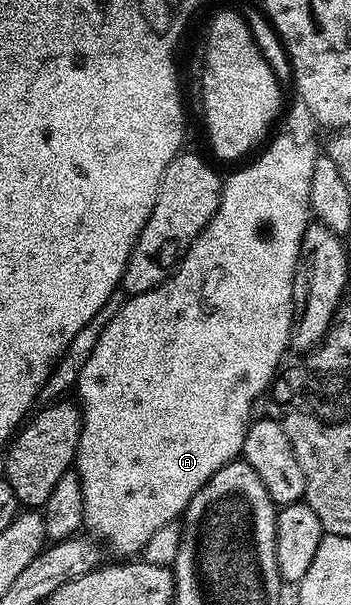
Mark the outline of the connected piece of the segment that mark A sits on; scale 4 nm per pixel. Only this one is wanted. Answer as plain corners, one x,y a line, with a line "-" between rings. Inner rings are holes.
282,134
255,162
247,161
245,163
247,166
243,170
230,175
227,173
222,184
220,204
212,220
208,220
198,239
186,250
182,261
166,281
161,282
156,288
127,297
124,308
120,308
120,312
116,312
116,316
108,320
100,340
96,340
96,348
92,348
92,356
88,356
88,364
84,364
84,372
80,372
76,402
82,412
82,431
73,469
82,485
86,517
84,526
95,539
103,543
106,541
116,553
122,554
118,556
141,555
148,540
160,528
169,522
179,521
185,515
186,506
192,500
192,496
196,496
196,492
204,488
209,478
216,476
220,468
235,461
242,453
244,436
255,413
254,401
269,391
270,384
278,373
278,367
287,357
290,346
290,329
294,323
292,284
296,260
300,256
300,240
312,221
310,193
315,157
316,149
314,150
312,143
297,142
292,135

